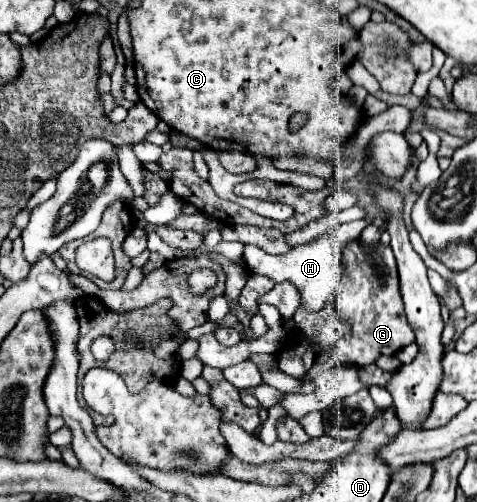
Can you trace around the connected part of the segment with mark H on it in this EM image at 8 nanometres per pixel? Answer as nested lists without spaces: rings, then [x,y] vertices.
[[[320,237],[320,239],[314,239],[306,245],[298,245],[296,249],[292,249],[290,253],[286,255],[272,255],[272,253],[266,253],[264,249],[260,249],[258,245],[254,243],[246,243],[244,245],[244,259],[246,259],[246,265],[252,273],[258,273],[258,275],[266,275],[270,279],[274,279],[276,283],[280,281],[292,281],[300,295],[302,295],[302,305],[306,305],[310,311],[318,311],[322,309],[324,301],[332,295],[332,291],[336,289],[338,281],[340,281],[340,267],[338,267],[338,261],[336,261],[336,255],[338,255],[338,249],[334,249],[328,241],[328,237]]]

